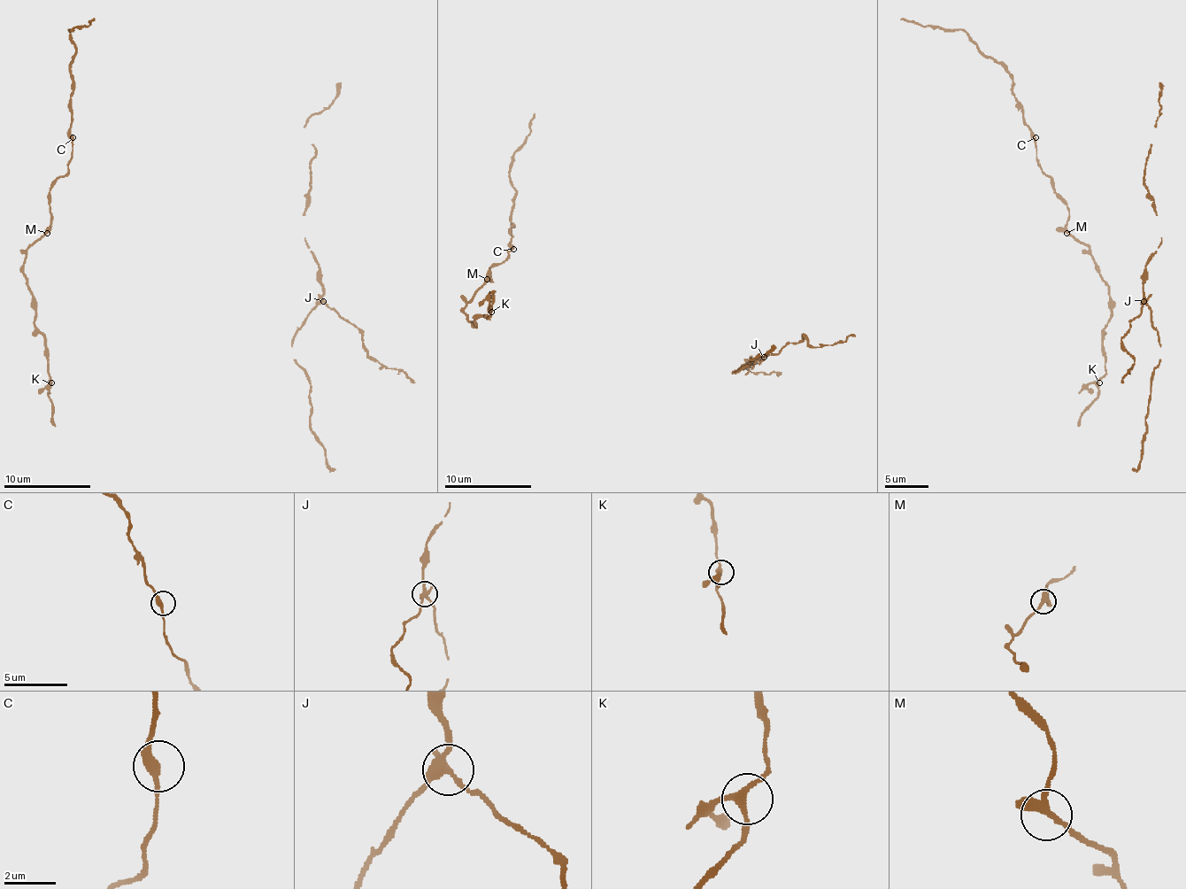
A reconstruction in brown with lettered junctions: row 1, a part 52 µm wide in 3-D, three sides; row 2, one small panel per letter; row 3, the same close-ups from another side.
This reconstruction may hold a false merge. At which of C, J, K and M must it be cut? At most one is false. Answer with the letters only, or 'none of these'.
J

